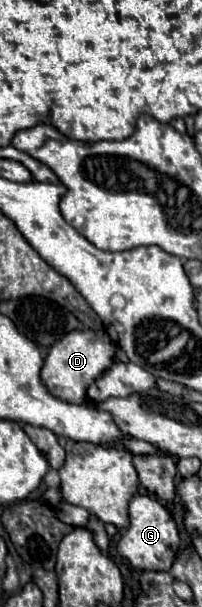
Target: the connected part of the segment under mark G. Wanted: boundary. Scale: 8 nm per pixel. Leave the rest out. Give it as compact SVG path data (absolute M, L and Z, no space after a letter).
M135 495L129 501L129 519L131 525L117 541L119 555L125 557L135 569L141 571L169 571L175 561L177 549L181 545L177 523L169 515L169 511L149 495Z

